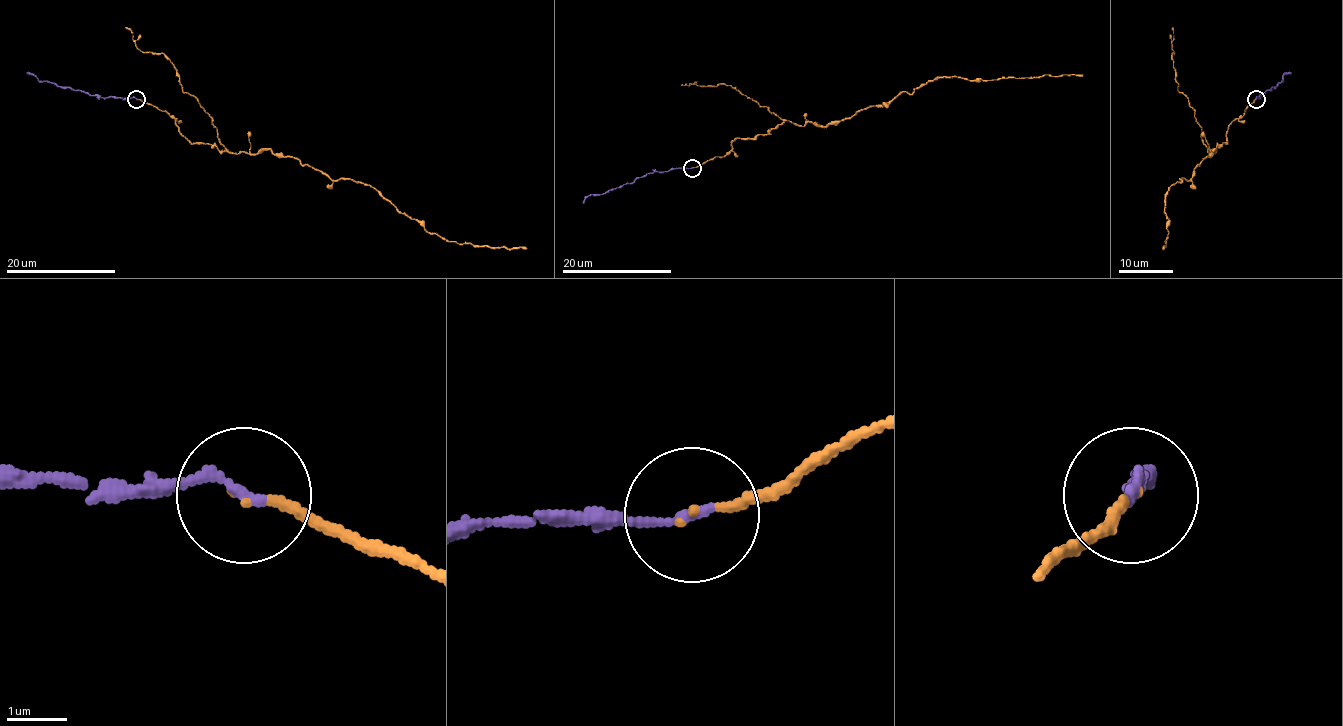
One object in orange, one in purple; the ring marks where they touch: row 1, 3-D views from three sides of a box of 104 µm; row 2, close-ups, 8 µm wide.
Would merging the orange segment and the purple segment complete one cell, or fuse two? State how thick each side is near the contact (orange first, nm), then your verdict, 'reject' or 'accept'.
120 nm thick on the orange side, 170 nm on the other; accept

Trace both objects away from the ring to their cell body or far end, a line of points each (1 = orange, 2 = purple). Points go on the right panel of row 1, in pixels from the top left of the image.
1: (1256, 100), (1227, 127), (1226, 144), (1208, 152), (1214, 149), (1189, 181), (1181, 178), (1168, 189), (1164, 249)
2: (1256, 99), (1291, 73)

